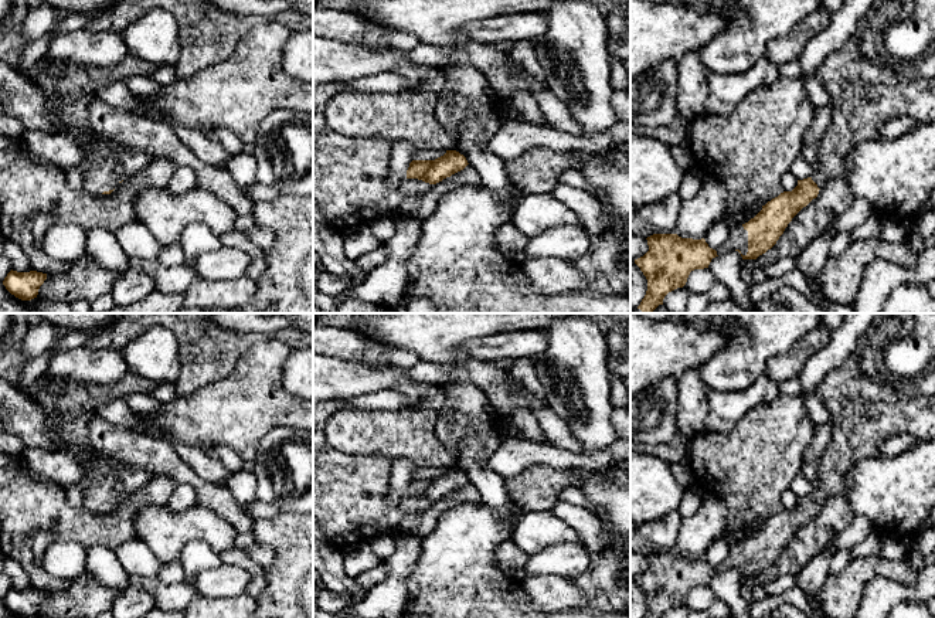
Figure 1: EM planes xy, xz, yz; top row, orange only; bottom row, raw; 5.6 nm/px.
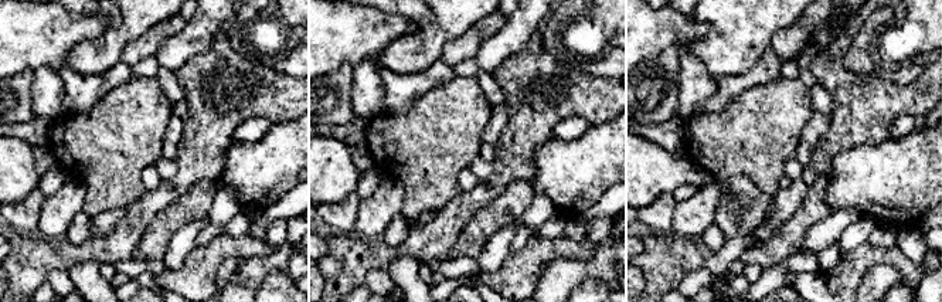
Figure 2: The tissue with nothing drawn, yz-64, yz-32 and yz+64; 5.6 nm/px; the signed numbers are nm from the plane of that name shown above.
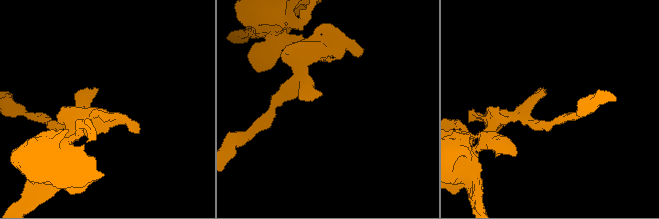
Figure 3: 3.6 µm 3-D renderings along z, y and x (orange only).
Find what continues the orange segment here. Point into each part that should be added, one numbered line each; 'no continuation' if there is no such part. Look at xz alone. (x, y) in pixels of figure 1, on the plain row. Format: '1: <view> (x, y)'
1: xz (410, 503)

